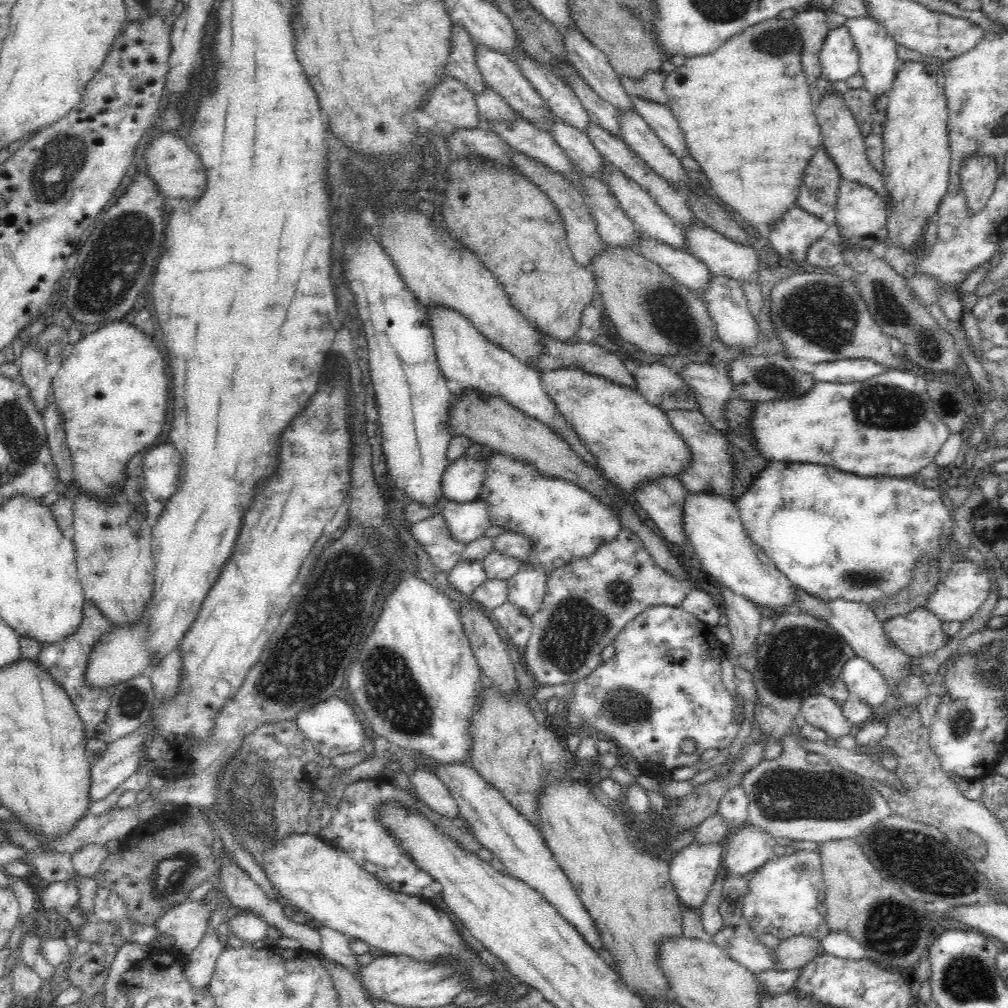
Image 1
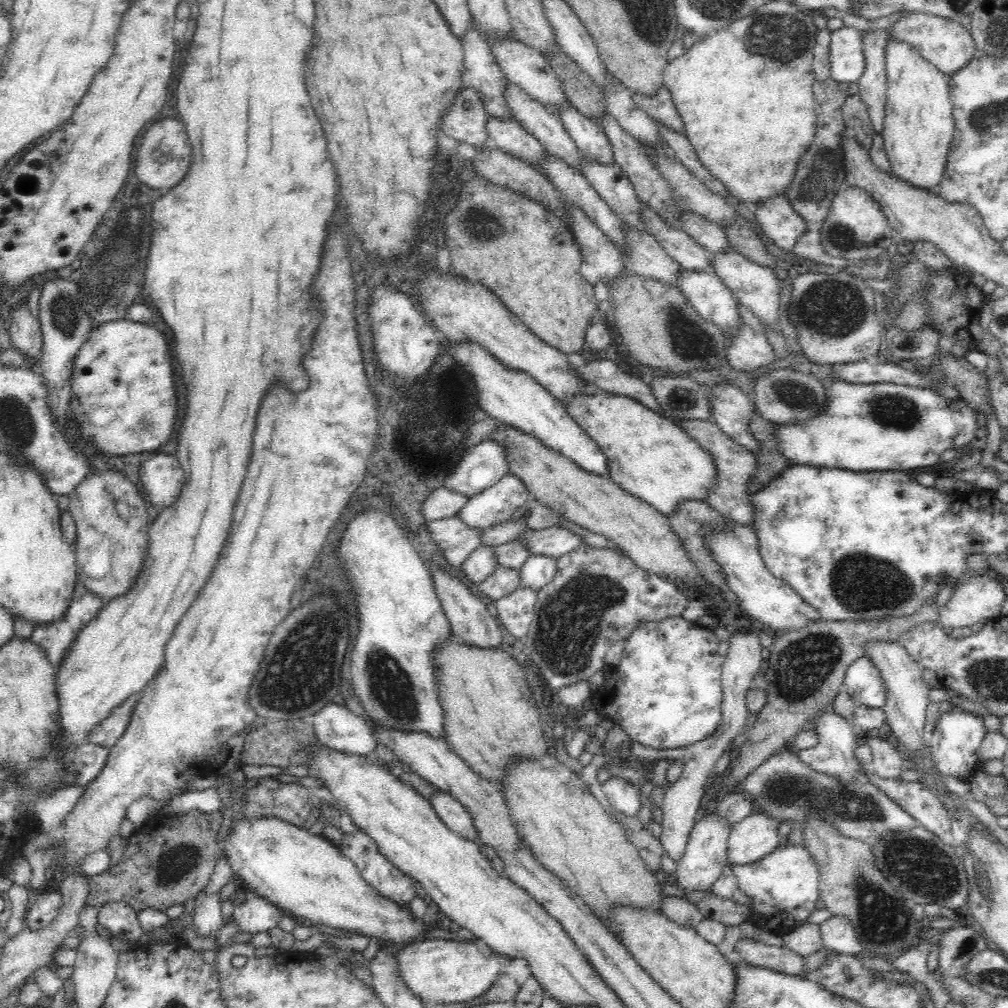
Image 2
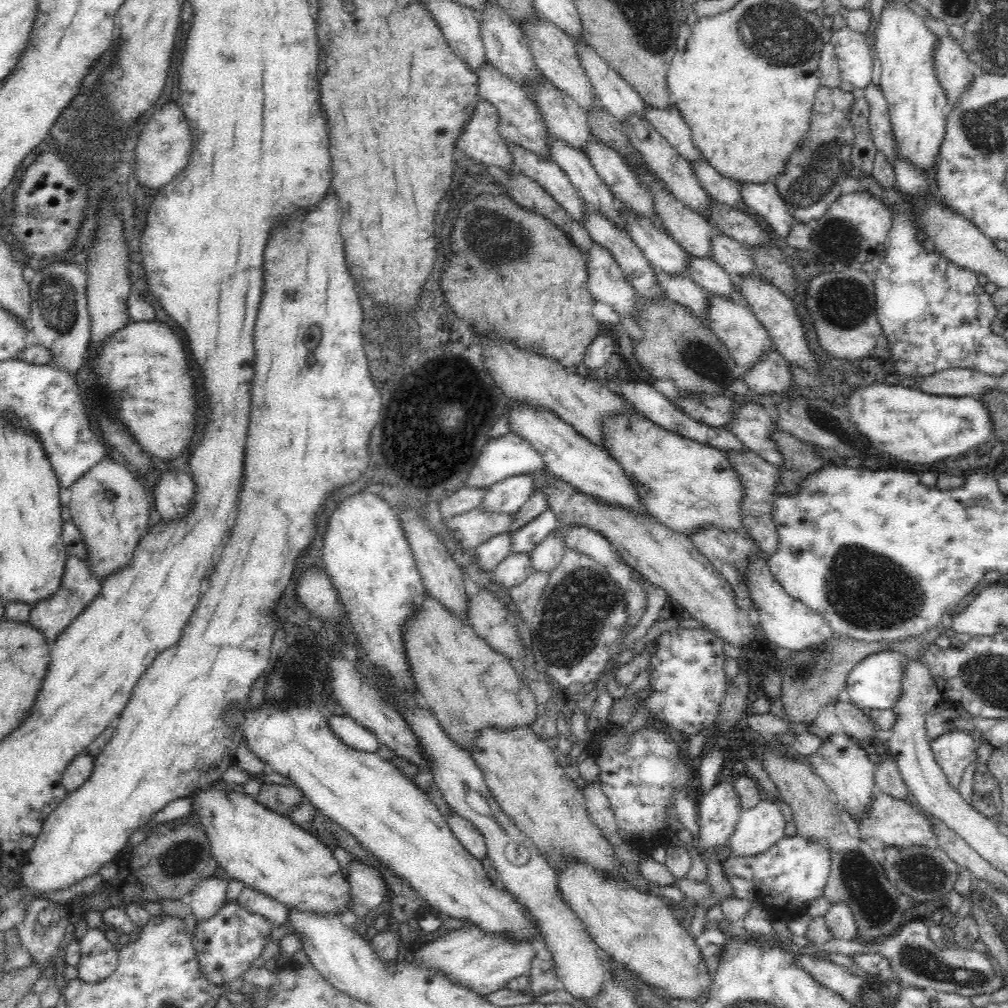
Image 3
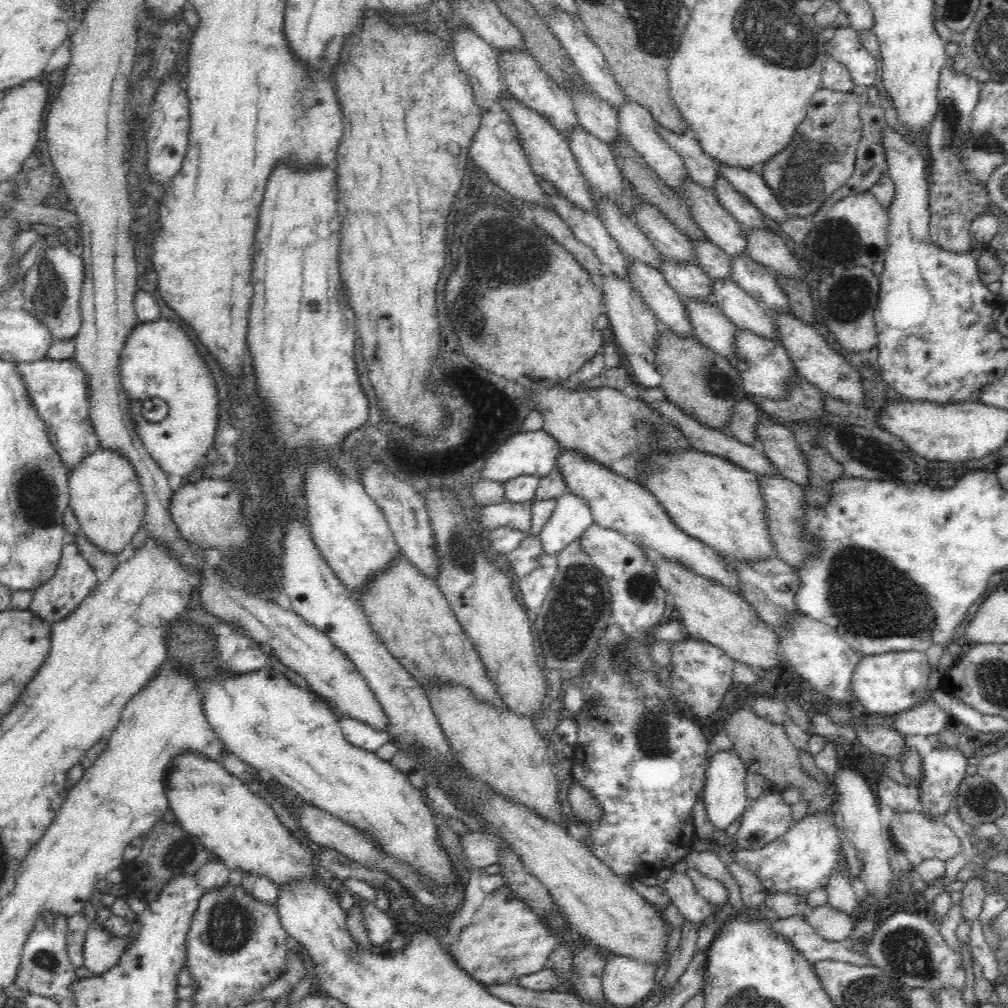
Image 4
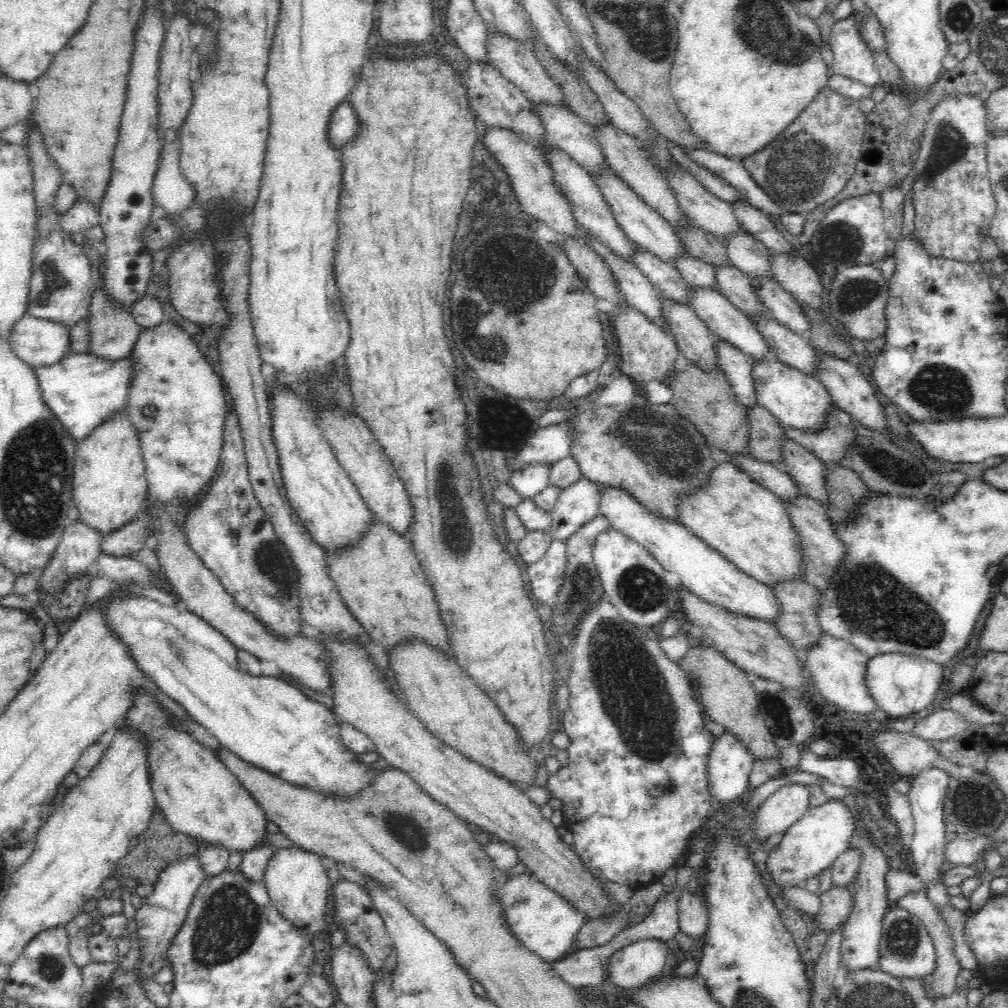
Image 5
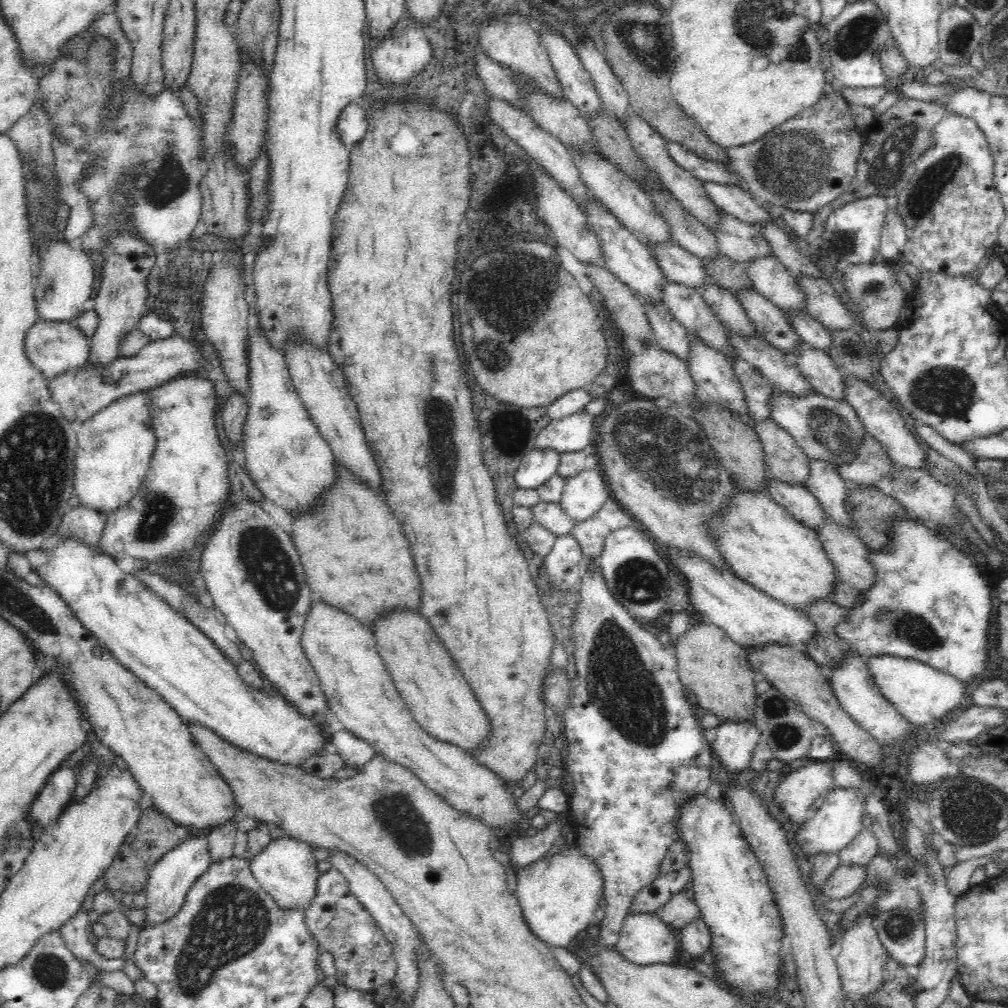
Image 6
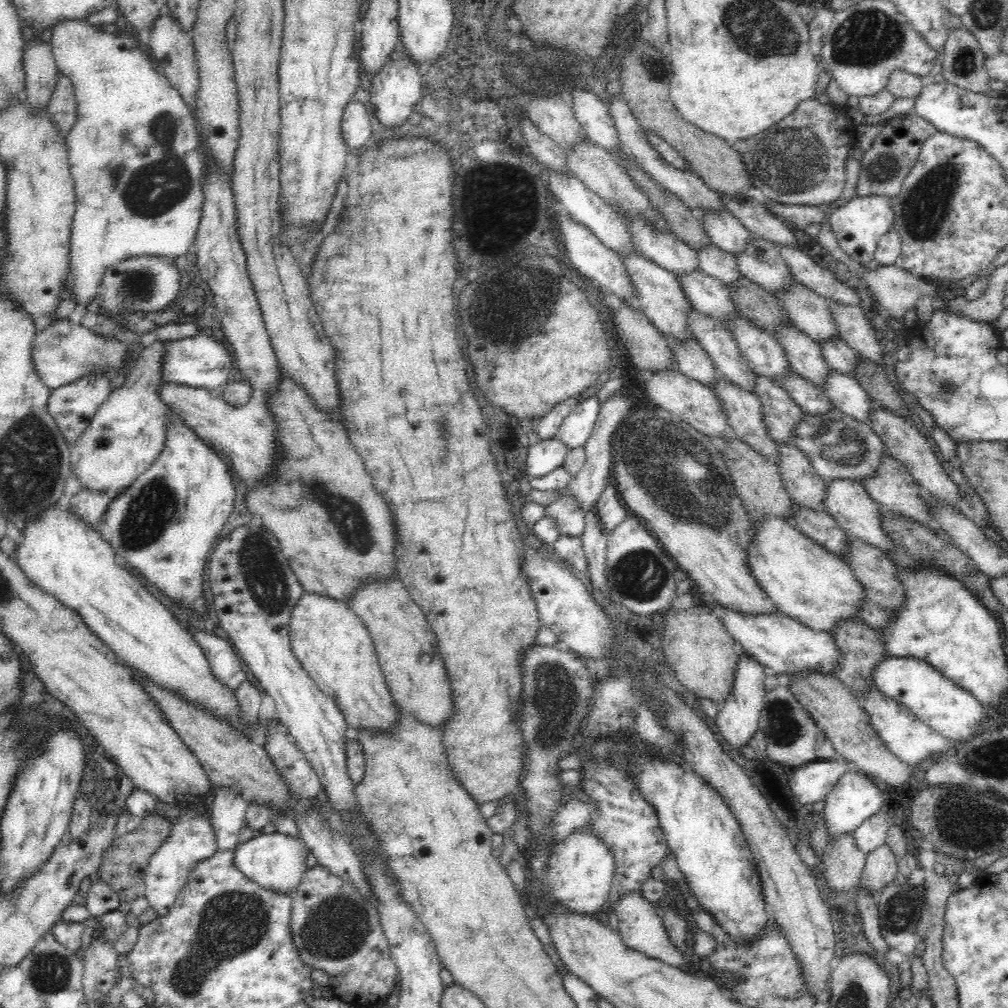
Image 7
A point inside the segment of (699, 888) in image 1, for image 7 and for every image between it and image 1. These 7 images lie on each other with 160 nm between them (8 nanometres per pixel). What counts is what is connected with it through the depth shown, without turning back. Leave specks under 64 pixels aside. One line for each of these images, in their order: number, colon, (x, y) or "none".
2: (702, 862)
3: (718, 811)
4: (725, 797)
5: (729, 762)
6: (735, 741)
7: (738, 718)

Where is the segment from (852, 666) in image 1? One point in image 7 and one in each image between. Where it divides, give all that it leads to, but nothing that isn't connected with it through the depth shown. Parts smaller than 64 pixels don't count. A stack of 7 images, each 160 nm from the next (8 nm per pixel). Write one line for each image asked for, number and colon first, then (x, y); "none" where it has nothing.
2: (863, 682)
3: (875, 683)
4: (884, 684)
5: (902, 686)
6: (923, 695)
7: (947, 708)

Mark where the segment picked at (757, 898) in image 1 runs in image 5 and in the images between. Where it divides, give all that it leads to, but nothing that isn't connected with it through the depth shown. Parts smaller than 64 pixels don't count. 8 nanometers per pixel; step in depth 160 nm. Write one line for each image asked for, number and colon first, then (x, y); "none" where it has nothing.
2: (784, 885)
3: (794, 871)
4: (799, 861)
5: (813, 843)

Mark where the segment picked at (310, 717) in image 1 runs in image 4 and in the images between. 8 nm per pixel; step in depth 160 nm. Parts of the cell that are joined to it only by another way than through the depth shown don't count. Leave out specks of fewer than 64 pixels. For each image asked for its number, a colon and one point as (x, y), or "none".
2: (336, 727)
3: (352, 733)
4: (358, 733)

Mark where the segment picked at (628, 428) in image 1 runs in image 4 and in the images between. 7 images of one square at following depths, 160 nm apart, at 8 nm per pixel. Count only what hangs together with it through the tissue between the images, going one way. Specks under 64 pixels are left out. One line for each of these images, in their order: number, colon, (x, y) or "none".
2: (651, 458)
3: (687, 486)
4: (711, 499)

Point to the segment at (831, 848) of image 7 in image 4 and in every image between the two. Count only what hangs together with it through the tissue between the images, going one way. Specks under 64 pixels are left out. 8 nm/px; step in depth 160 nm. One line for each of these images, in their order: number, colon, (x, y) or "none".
4: (833, 924)
5: (836, 903)
6: (843, 880)

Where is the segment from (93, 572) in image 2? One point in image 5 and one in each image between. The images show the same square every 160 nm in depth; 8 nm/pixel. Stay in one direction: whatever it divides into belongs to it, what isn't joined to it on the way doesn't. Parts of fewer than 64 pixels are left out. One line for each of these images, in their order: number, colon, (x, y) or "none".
3: (108, 505)
4: (105, 493)
5: (109, 485)

